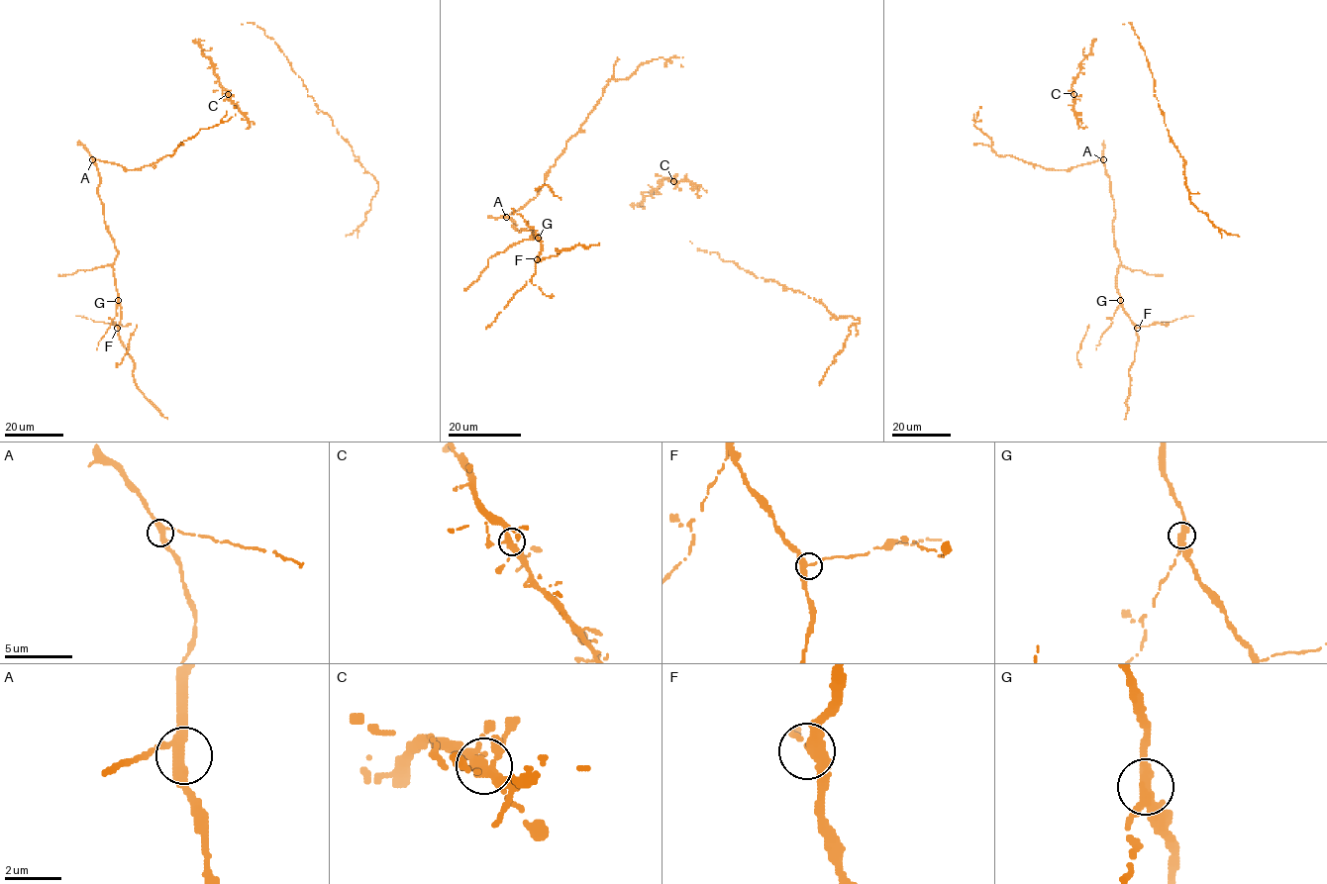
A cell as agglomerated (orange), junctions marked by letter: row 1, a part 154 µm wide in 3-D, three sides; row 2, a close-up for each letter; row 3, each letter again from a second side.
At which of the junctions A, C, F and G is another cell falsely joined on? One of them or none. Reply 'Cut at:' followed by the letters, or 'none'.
Cut at: G

